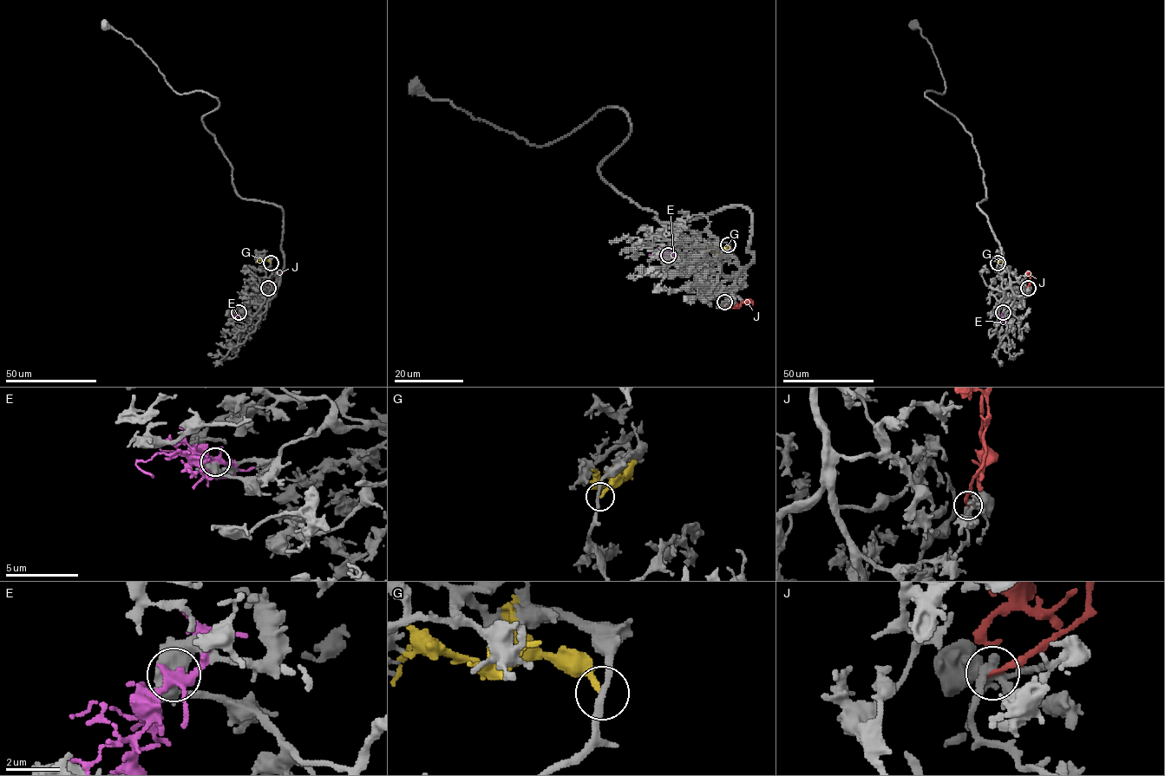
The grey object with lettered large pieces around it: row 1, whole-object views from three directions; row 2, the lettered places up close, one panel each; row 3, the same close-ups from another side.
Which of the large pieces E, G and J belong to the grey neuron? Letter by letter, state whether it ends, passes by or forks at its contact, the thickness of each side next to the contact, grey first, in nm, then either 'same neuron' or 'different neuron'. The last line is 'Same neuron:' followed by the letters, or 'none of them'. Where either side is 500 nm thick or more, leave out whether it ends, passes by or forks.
E: calibres 500 and 240 nm; different neuron
G: it ends; calibres 220 and 200 nm; different neuron
J: it ends; calibres 360 and 200 nm; same neuron
Same neuron: J

